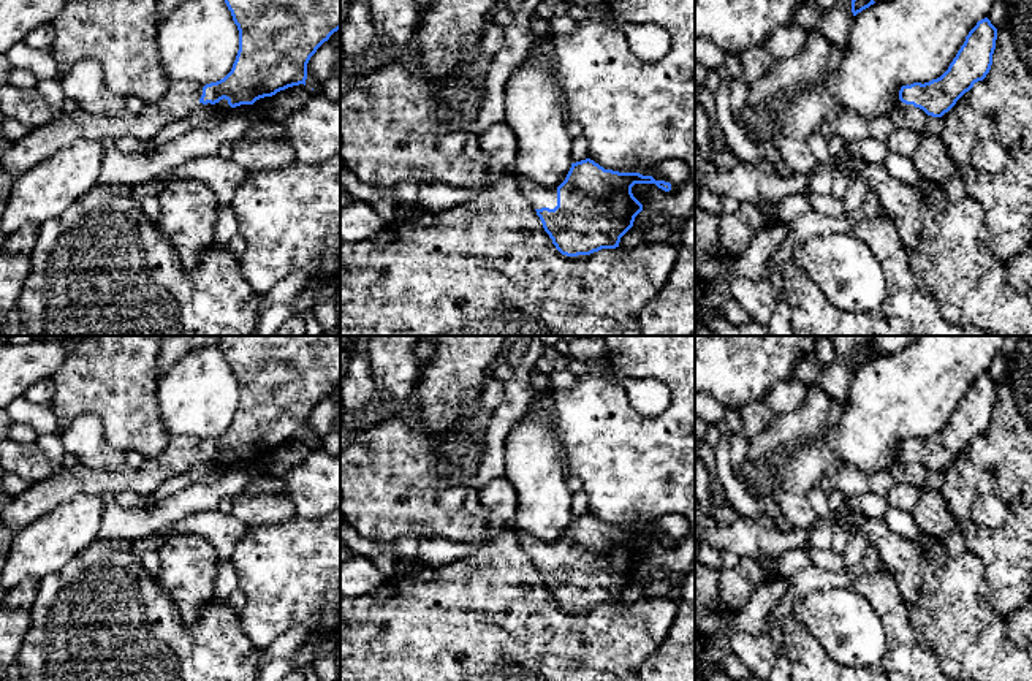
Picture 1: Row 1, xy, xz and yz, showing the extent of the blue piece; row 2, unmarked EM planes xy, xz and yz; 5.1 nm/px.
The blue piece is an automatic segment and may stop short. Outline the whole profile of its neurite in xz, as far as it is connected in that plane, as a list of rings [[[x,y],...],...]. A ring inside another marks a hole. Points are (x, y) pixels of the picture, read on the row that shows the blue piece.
[[[590,158],[571,163],[559,187],[540,185],[524,176],[513,176],[518,179],[522,196],[537,211],[552,244],[567,257],[619,247],[620,238],[633,226],[635,217],[643,211],[643,204],[632,193],[635,184],[655,184],[665,192],[671,190],[670,182],[655,181],[652,176],[639,173],[605,169]]]

